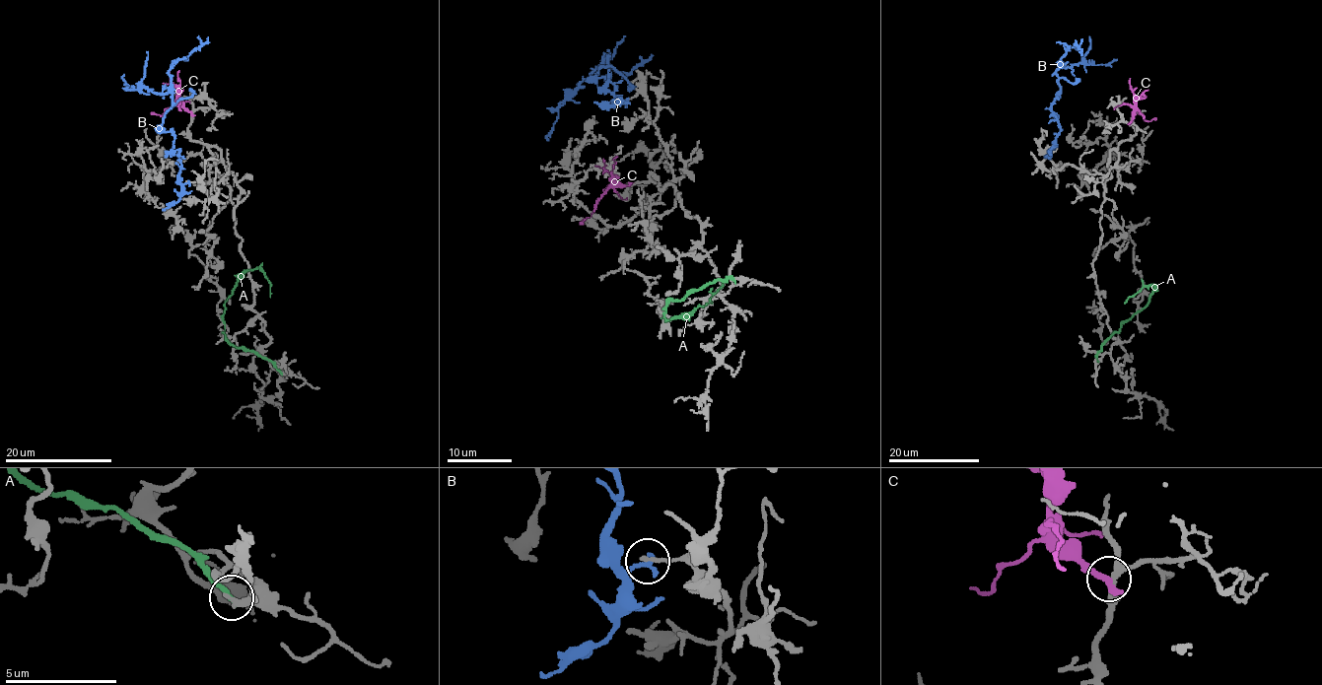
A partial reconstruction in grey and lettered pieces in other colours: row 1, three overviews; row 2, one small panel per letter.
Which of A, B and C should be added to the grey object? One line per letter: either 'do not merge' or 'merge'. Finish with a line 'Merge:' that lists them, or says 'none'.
A: do not merge
B: do not merge
C: do not merge
Merge: none

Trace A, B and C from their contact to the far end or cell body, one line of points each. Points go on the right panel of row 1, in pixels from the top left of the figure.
A: (1097, 359), (1102, 345), (1144, 307), (1154, 286), (1143, 286), (1125, 304)
B: (1053, 146), (1060, 131), (1052, 110), (1061, 87), (1055, 72), (1061, 66), (1082, 61), (1108, 64), (1117, 59)
C: (1132, 122), (1137, 110), (1147, 120), (1156, 119)

